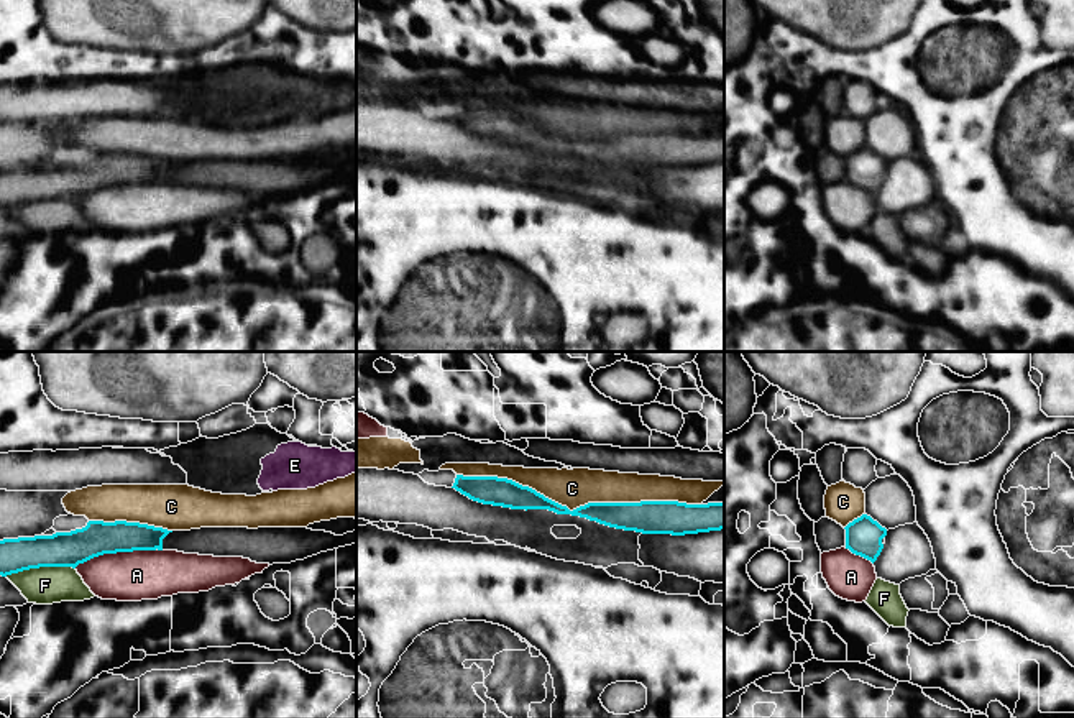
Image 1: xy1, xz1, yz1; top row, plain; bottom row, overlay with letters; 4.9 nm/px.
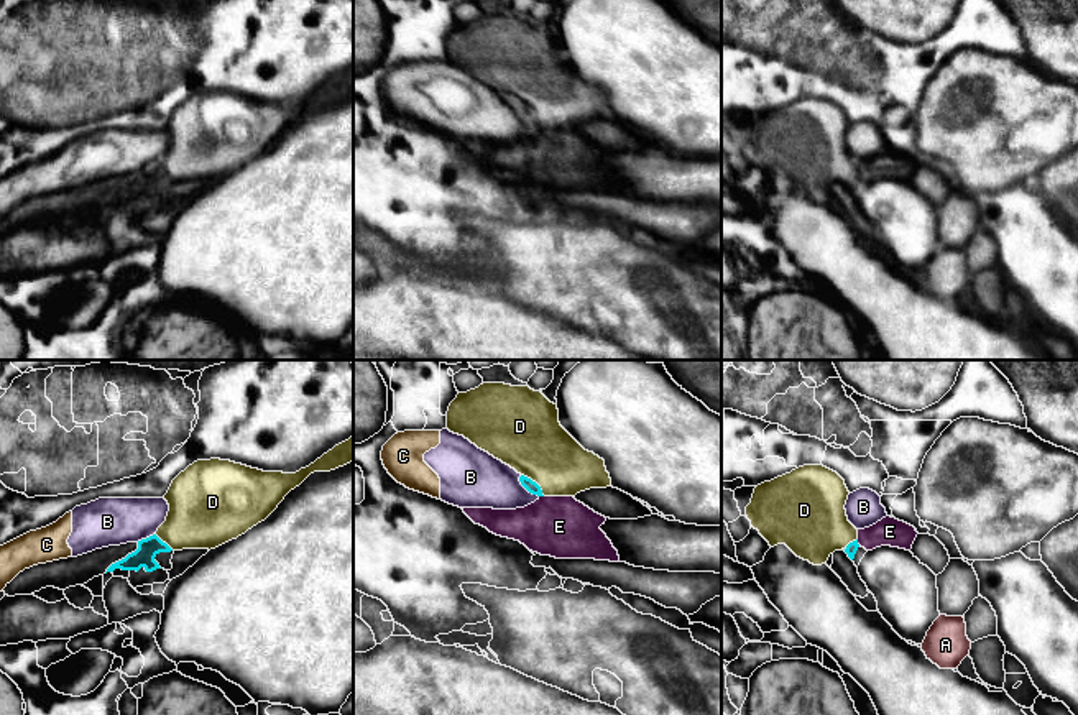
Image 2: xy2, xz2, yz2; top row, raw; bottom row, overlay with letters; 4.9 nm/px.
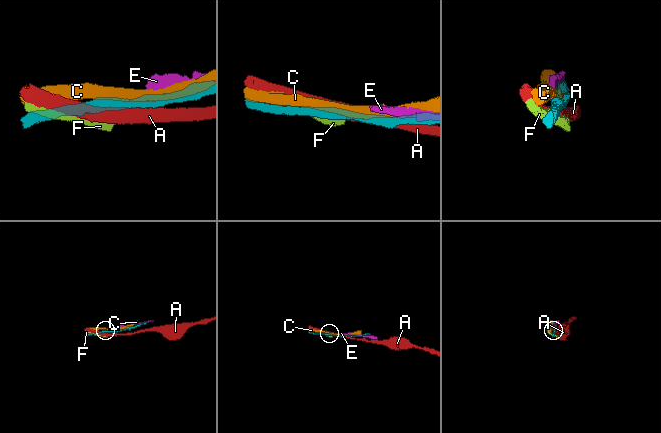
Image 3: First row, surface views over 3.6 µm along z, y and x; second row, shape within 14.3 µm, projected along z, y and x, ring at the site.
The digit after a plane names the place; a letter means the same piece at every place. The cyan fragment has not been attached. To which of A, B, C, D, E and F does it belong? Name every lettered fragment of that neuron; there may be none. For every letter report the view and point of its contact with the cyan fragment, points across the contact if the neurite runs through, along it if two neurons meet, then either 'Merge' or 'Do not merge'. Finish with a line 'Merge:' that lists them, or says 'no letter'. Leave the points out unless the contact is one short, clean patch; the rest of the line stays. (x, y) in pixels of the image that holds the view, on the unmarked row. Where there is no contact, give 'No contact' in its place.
A: Touches cyan at xy1 (117, 183). Do not merge
B: Touches cyan at xz2 (526, 120). Boundary: xz2 (520, 107), (520, 114), (538, 129). Do not merge
C: Touches cyan at xz1 (578, 140). Do not merge
D: Touches cyan at xz2 (534, 114). Path across: xz2 (528, 115), (534, 114), (534, 79), (525, 64). Merge
E: Touches cyan at yz2 (856, 175). Do not merge
F: Touches cyan at xy1 (40, 197). Do not merge
Merge: D

